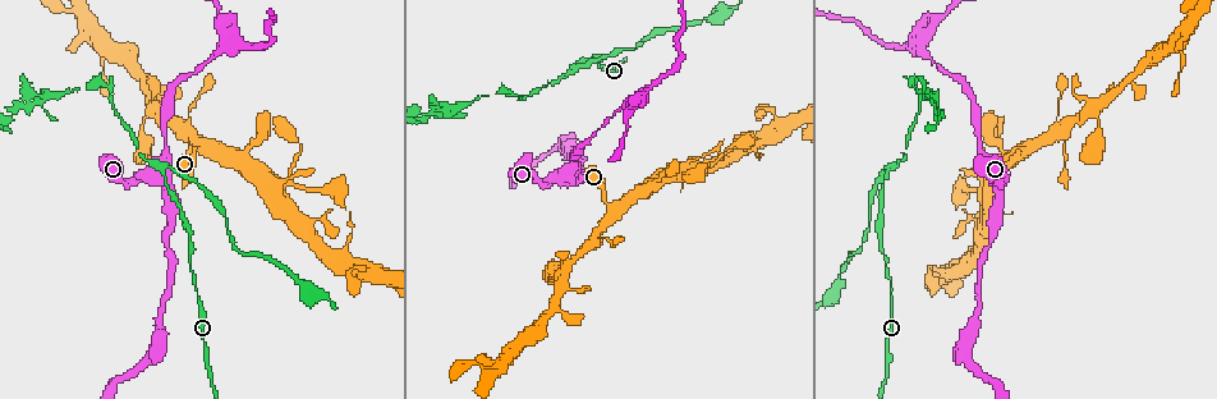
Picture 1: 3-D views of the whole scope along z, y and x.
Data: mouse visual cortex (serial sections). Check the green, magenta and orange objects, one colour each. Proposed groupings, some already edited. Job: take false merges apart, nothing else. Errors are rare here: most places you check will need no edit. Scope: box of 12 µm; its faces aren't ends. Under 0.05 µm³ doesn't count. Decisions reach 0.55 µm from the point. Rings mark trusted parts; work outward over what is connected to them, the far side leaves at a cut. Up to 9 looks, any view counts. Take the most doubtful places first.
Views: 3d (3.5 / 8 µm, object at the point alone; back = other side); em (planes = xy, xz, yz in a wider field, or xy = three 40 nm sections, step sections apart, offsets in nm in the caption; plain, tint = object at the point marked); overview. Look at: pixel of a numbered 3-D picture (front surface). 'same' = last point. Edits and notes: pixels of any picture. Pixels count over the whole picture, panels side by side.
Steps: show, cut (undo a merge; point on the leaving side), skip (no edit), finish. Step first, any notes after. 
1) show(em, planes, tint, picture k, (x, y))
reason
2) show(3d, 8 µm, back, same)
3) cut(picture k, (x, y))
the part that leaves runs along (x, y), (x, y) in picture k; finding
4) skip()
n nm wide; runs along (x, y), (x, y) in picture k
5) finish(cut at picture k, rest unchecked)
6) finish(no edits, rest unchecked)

show(3d, 8 µm, back, picture 1, (888, 170))
a fork

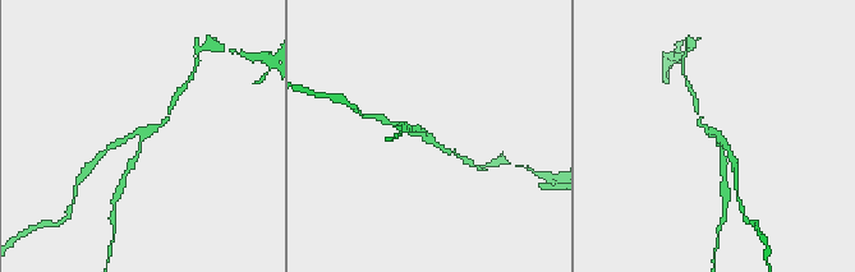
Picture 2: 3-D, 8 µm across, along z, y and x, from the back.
show(em, xy, step 5, tint, picture 2, (428, 136))
3 arms; arms of 150, 150, 200 nm

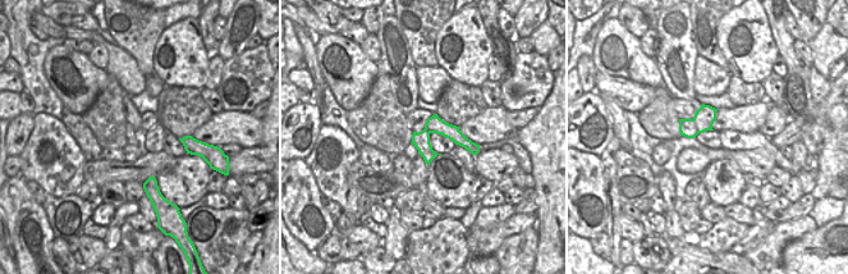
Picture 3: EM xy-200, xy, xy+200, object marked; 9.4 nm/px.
cut(picture 2, (118, 142))
border along (692, 119), (700, 132) in picture 3; two cells meet here

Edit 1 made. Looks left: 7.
show(overview)

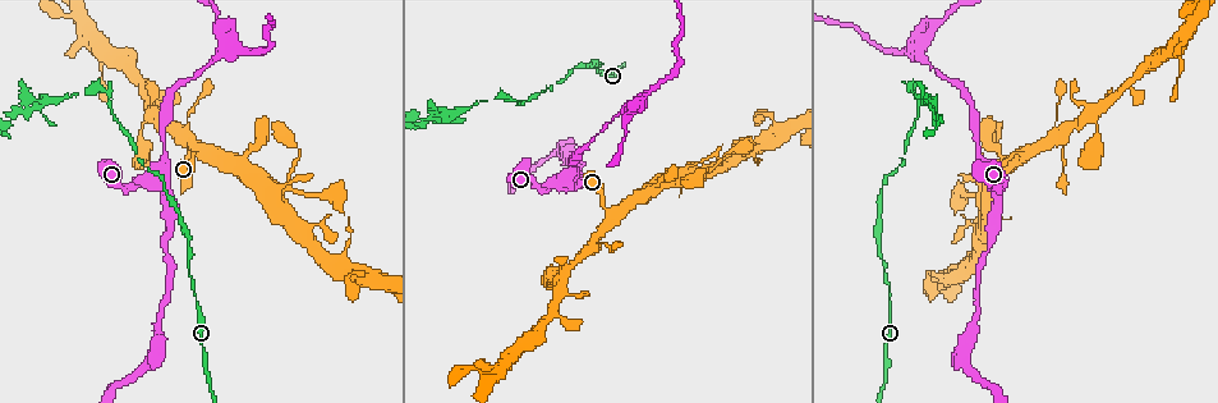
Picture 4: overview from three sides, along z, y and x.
show(3d, 3.5 µm, picture 4, (326, 194))
thick turns thin

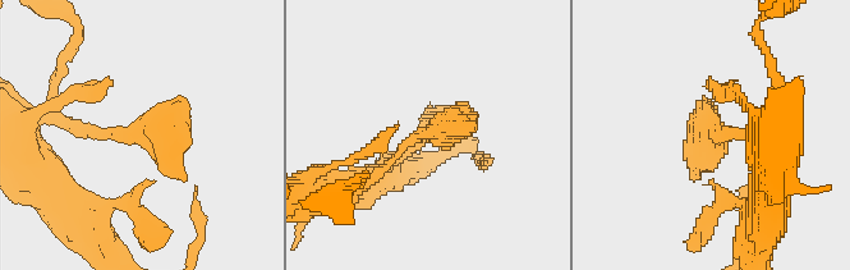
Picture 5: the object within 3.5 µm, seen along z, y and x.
show(em, planes, tint, picture 5, (428, 134))

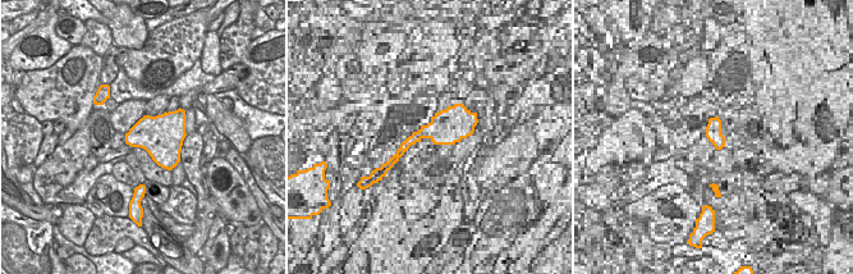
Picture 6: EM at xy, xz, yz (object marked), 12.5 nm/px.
skip()
one cell here

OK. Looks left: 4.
show(3d, 3.5 µm, picture 4, (561, 279))
sharp bend

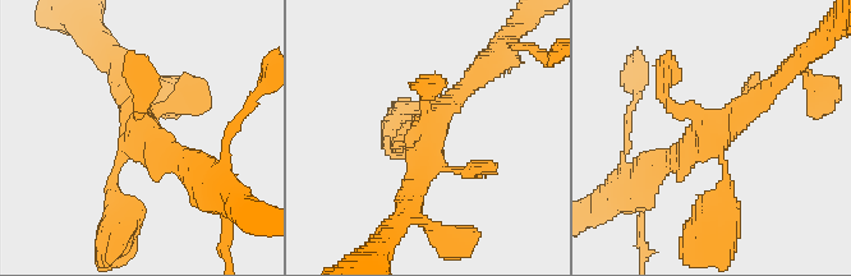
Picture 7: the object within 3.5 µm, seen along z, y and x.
show(em, xy, step 2, plain, picture 7, (716, 134))

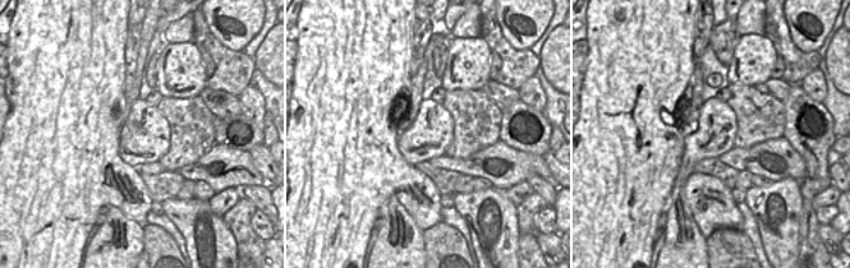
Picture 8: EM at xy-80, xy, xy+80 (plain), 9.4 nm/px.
show(em, xy, step 2, tint, same)
where the object lies

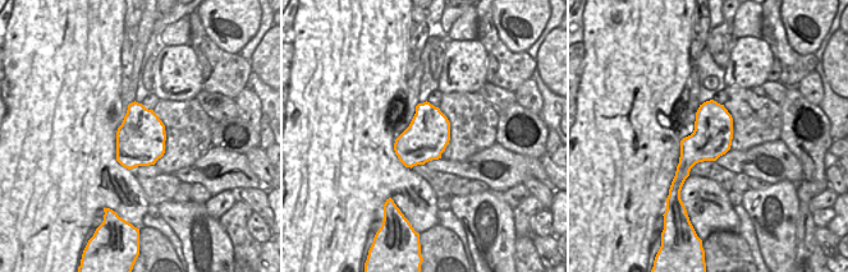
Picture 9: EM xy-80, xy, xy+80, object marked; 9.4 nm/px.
skip()
400 nm wide; runs along (654, 166), (680, 162), (774, 83) in picture 7; all the same cell

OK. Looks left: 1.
finish(cut at picture 2, rest unchecked)

